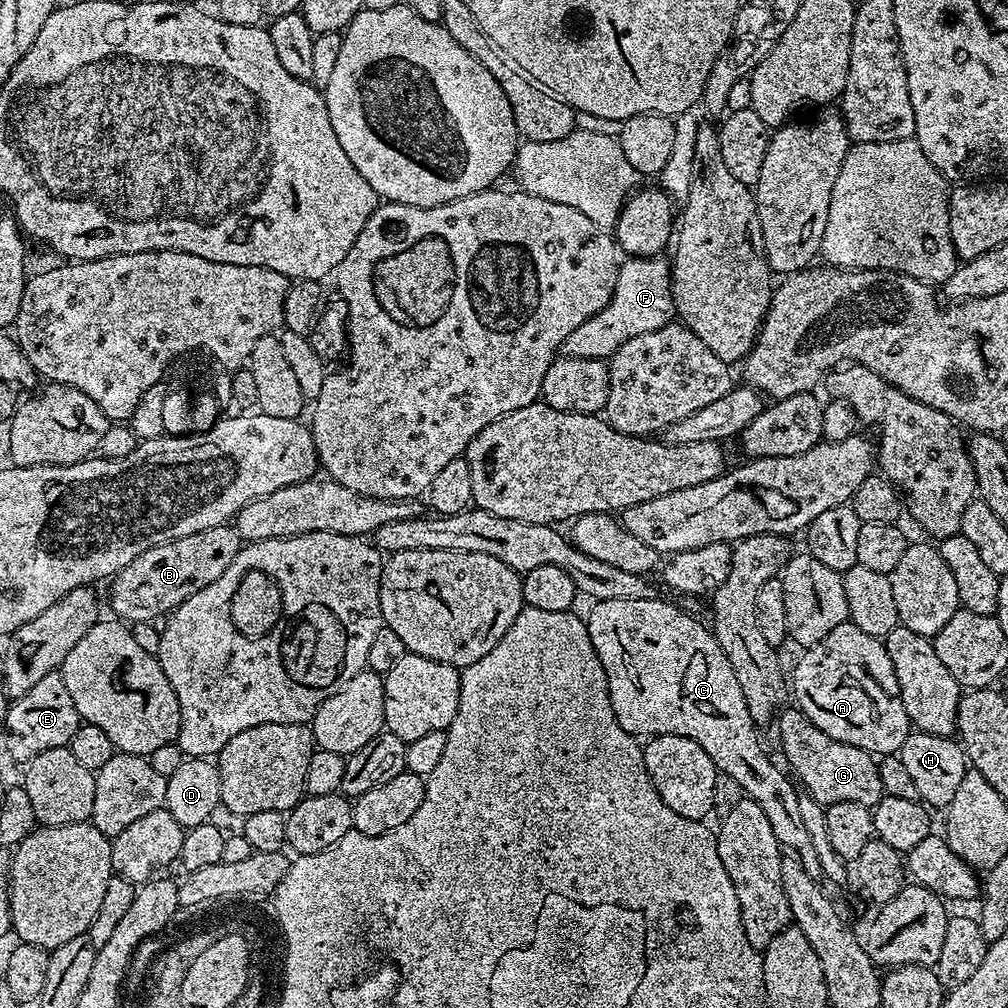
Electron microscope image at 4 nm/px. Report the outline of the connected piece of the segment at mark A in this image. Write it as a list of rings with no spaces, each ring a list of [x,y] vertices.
[[[845,622],[834,626],[822,642],[809,644],[801,652],[804,653],[797,658],[796,665],[790,668],[790,692],[795,707],[803,712],[805,718],[814,722],[822,734],[838,738],[838,742],[858,746],[881,757],[899,753],[902,742],[906,742],[908,737],[910,725],[906,706],[902,706],[902,694],[898,690],[898,674],[894,674],[894,662],[890,662],[883,639],[865,634],[858,630],[858,626]]]

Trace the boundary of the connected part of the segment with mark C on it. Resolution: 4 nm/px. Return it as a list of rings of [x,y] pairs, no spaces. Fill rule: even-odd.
[[[663,598],[629,600],[627,604],[623,600],[597,600],[591,605],[588,616],[586,615],[590,642],[594,642],[594,654],[598,654],[602,670],[606,670],[610,706],[614,706],[614,718],[618,718],[618,726],[637,738],[674,734],[698,742],[698,746],[702,746],[702,750],[710,754],[710,762],[714,762],[717,772],[730,774],[730,778],[734,778],[738,786],[742,786],[745,797],[762,806],[781,849],[788,851],[789,848],[792,851],[789,853],[800,861],[802,870],[806,870],[810,878],[823,881],[822,865],[818,863],[814,842],[810,842],[810,834],[798,807],[801,793],[797,785],[790,779],[787,771],[779,772],[775,762],[764,753],[760,736],[756,733],[759,732],[758,725],[750,718],[750,710],[746,710],[742,686],[738,686],[738,678],[734,678],[734,670],[726,654],[722,654],[722,646],[718,646],[715,636],[705,625],[703,628],[692,617],[691,611],[685,610],[679,603],[676,604]],[[623,608],[632,611],[628,616],[628,624],[608,624],[608,612],[620,612]]]

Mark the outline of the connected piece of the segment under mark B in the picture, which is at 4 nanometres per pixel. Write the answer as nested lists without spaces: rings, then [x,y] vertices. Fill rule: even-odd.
[[[231,525],[184,535],[156,544],[127,564],[111,579],[110,604],[119,619],[127,623],[151,623],[169,615],[186,598],[222,576],[242,547],[240,533]]]

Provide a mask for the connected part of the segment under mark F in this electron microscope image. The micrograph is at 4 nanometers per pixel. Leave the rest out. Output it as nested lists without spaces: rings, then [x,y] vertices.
[[[663,255],[628,256],[618,270],[618,282],[610,302],[598,314],[586,318],[562,342],[560,352],[574,358],[594,358],[607,361],[622,346],[638,334],[650,334],[662,326],[673,323],[672,274],[669,261]]]

